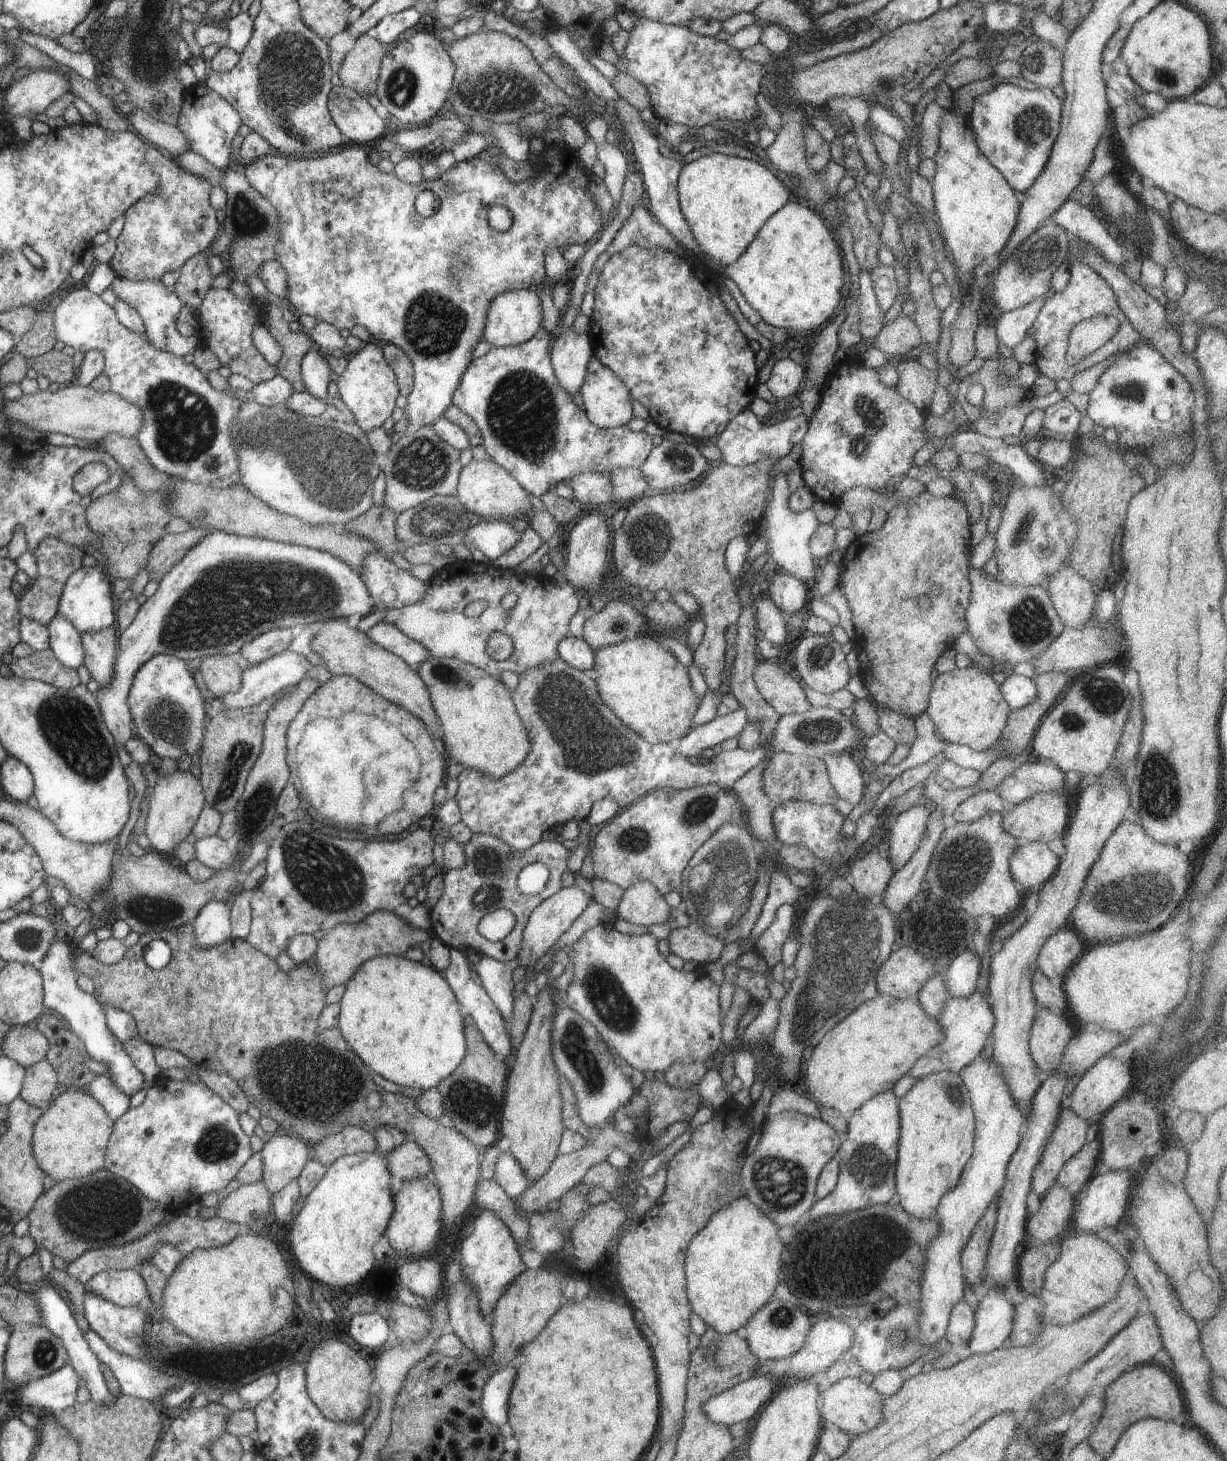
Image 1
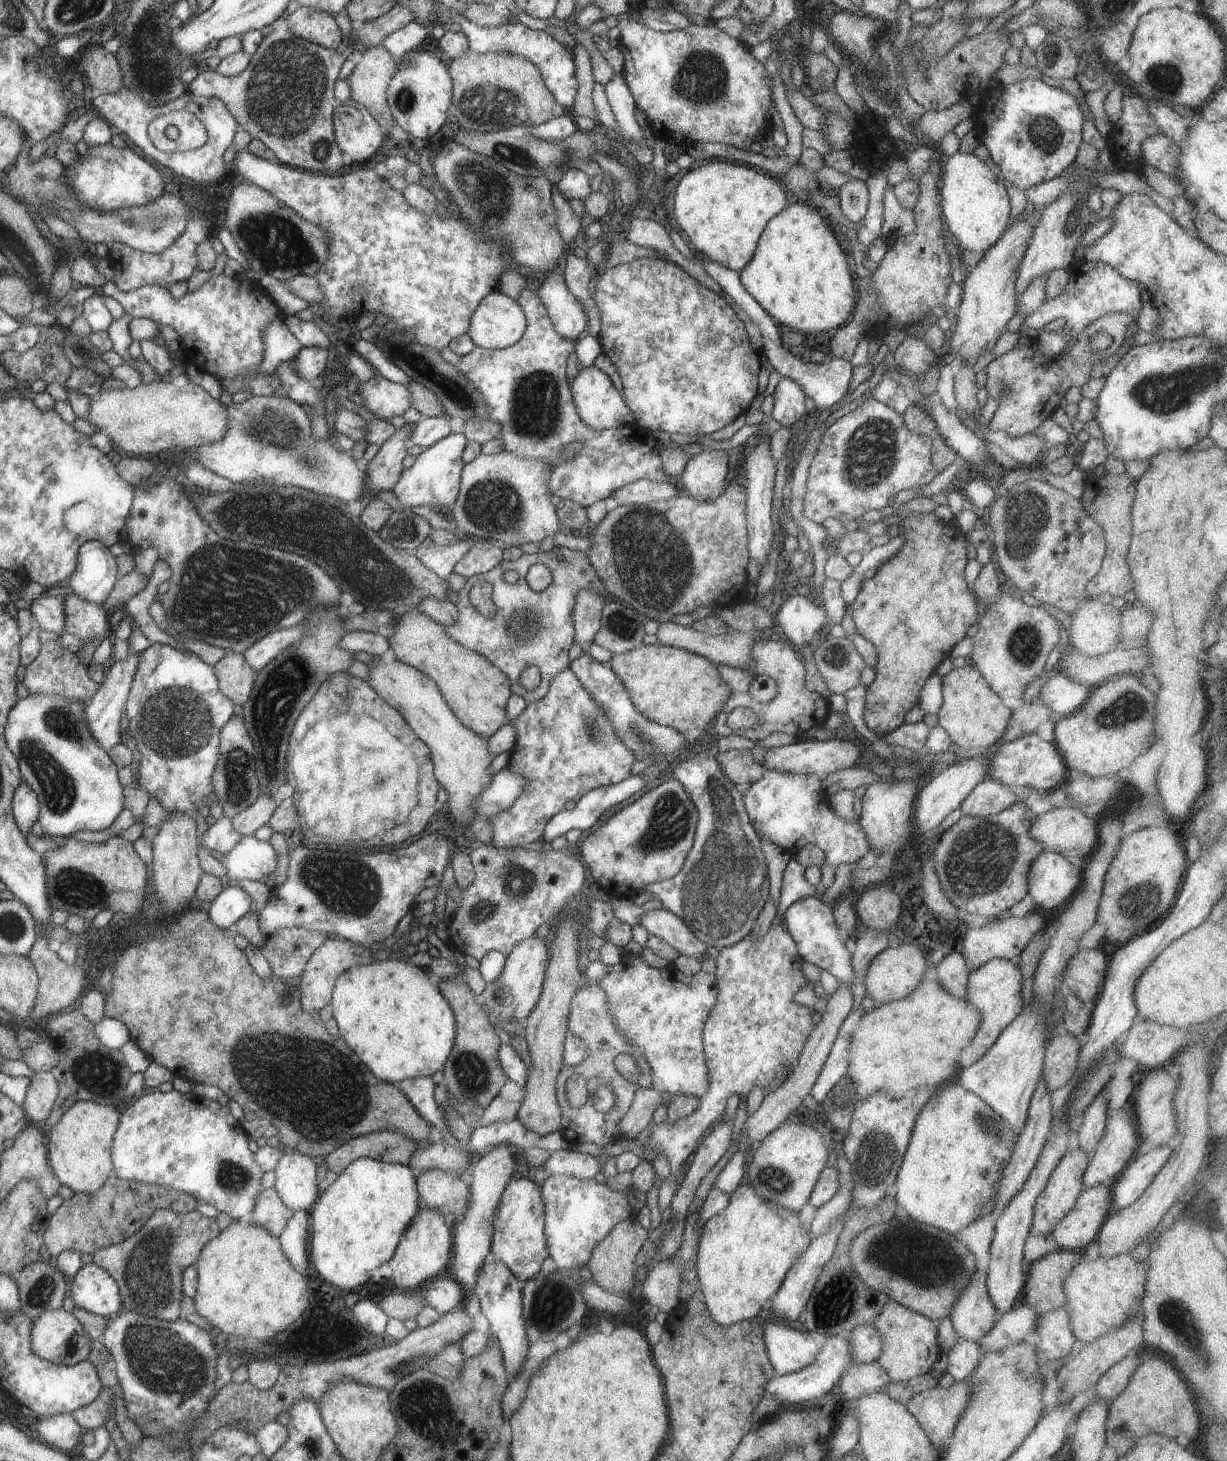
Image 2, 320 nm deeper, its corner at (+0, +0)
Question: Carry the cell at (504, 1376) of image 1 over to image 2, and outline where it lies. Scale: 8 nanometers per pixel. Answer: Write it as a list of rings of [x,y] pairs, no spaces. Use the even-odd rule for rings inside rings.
[[[496,1259],[480,1267],[472,1292],[472,1297],[480,1302],[482,1314],[488,1318],[490,1334],[498,1338],[504,1366],[510,1372],[510,1380],[517,1375],[526,1360],[530,1346],[522,1310],[521,1292],[524,1285],[524,1281],[516,1278],[502,1261]]]

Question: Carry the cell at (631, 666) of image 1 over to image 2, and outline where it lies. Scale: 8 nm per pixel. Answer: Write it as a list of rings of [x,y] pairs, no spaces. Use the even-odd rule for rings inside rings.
[[[658,643],[641,645],[624,654],[614,655],[608,665],[628,689],[634,706],[646,718],[676,729],[682,734],[697,735],[704,730],[723,709],[731,695],[731,688],[726,684],[717,665],[704,655],[700,656],[683,648]]]

